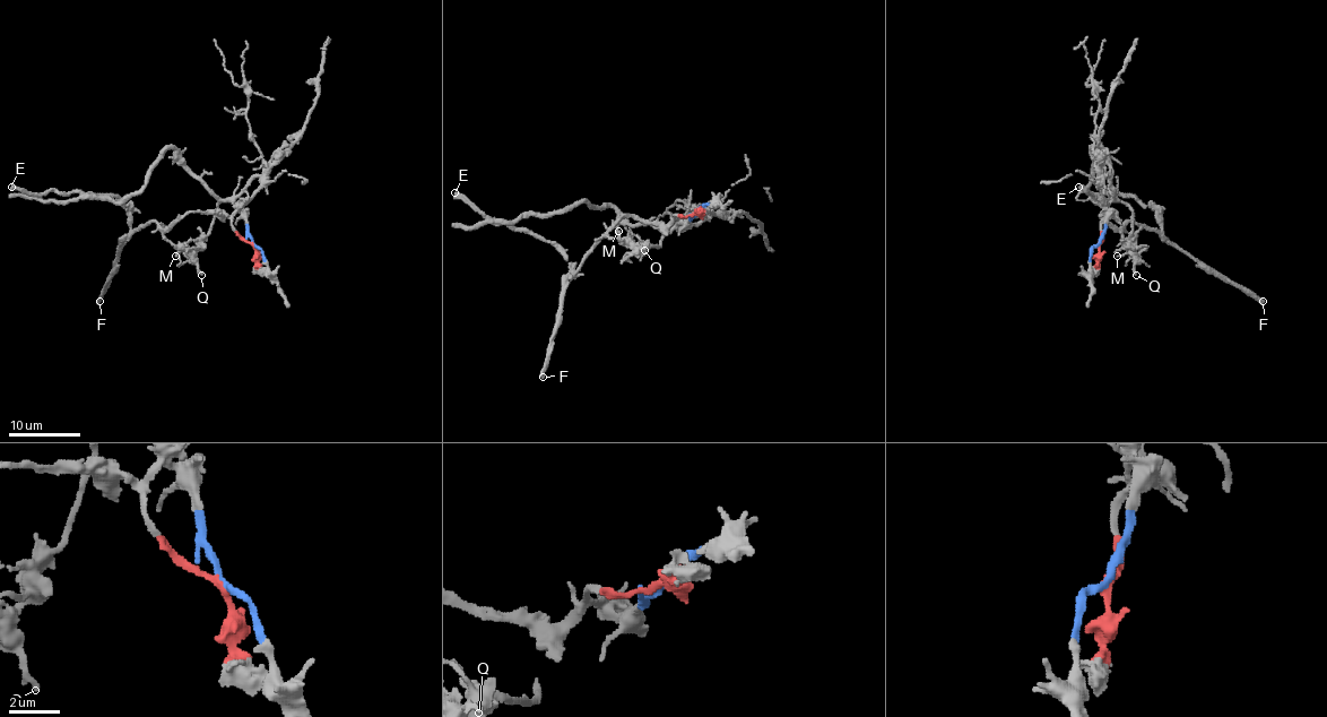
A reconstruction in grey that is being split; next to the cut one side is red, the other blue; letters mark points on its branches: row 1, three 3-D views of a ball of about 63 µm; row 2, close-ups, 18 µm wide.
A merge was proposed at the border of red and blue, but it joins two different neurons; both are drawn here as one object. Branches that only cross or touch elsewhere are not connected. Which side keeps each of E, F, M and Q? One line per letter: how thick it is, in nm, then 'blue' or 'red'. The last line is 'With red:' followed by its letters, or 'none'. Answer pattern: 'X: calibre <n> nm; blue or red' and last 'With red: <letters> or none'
E: calibre 480 nm; red
F: calibre 380 nm; red
M: calibre 140 nm; red
Q: calibre 220 nm; red
With red: E, F, M, Q

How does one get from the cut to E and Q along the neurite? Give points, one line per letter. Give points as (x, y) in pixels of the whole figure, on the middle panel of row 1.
E: (696, 213), (675, 216), (666, 225), (626, 216), (574, 274), (556, 248), (488, 222), (454, 192)
Q: (696, 213), (675, 216), (666, 225), (643, 223), (623, 216), (607, 235), (644, 250)

